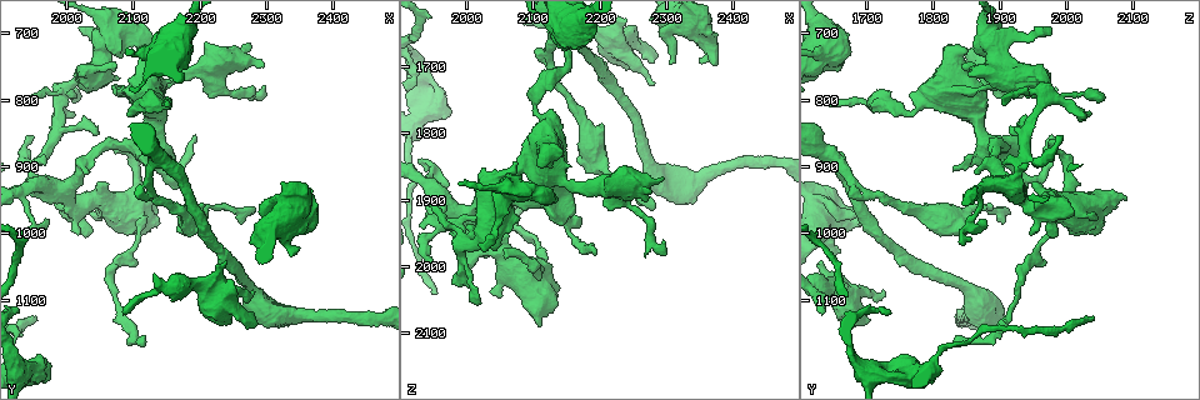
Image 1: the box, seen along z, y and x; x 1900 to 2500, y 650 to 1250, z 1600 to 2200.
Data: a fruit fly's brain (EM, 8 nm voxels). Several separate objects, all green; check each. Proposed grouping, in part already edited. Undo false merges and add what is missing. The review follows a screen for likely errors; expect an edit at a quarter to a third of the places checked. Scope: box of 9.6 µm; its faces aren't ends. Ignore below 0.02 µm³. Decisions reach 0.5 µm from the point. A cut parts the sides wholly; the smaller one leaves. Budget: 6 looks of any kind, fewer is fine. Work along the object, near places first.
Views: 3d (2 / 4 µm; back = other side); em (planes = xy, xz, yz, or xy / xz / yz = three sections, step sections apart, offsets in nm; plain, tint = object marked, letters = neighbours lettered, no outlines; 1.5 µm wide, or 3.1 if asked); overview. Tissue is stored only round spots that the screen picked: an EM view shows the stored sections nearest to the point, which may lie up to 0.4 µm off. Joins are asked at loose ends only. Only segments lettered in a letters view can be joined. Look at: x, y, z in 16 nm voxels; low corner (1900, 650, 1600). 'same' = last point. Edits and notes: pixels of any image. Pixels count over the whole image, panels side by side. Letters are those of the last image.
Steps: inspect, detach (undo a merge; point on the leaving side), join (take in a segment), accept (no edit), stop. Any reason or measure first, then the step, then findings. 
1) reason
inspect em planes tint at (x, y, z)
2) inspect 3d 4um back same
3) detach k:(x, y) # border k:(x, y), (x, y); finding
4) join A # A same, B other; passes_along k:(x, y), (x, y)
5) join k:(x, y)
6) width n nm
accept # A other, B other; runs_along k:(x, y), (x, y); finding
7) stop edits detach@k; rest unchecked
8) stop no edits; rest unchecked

end of a long branch
inspect 3d 4um at (1955, 1130, 2040)

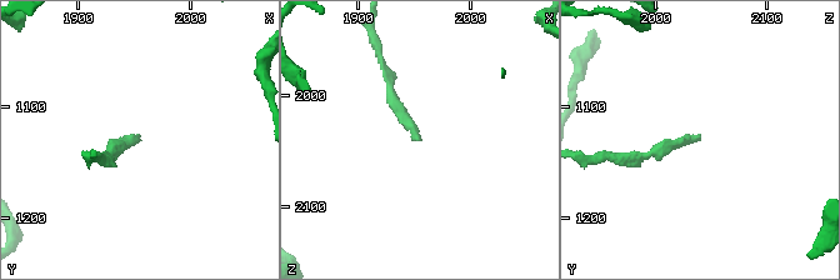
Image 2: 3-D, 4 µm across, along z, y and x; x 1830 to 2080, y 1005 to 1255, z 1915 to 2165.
now the EM
inspect em xz step 4 tint at (1954, 1130, 2040)

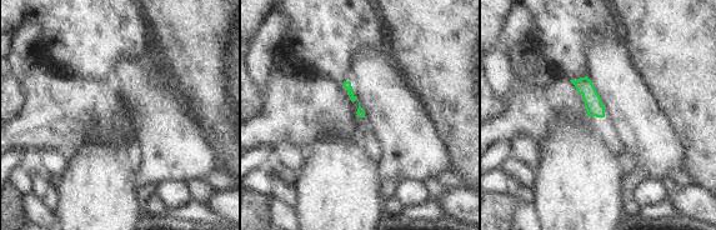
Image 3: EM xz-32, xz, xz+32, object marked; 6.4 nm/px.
see the neighbours
inspect em xz step 4 letters same

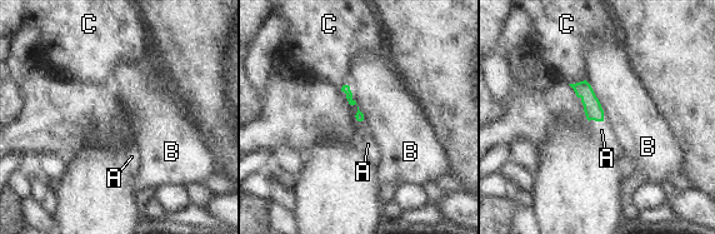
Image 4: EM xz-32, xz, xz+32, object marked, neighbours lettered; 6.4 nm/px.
join A # A same, B other, C other; passes_along 4:(593, 109), (598, 120), (601, 130); the cell continues

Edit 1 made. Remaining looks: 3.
see it whole again
inspect overview

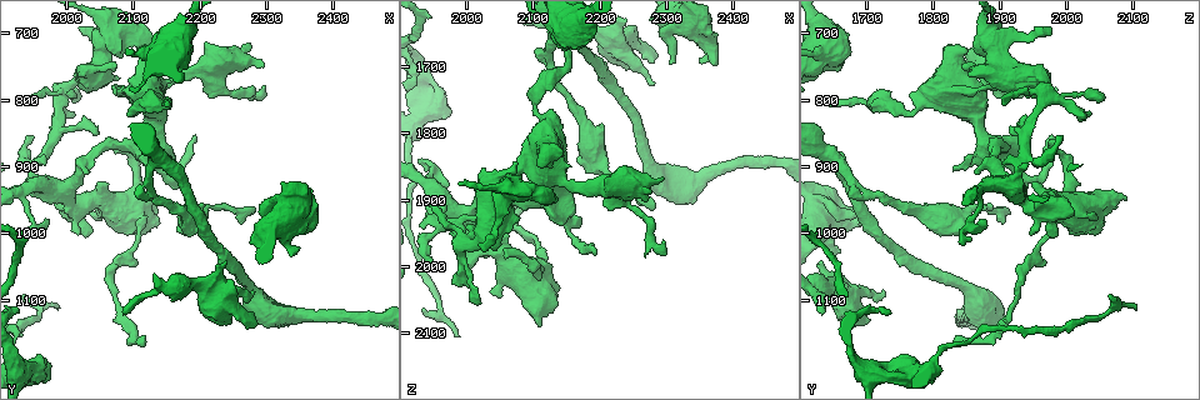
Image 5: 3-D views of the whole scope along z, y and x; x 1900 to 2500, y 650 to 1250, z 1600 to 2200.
an open end
inspect em planes tint at (2030, 910, 1865)

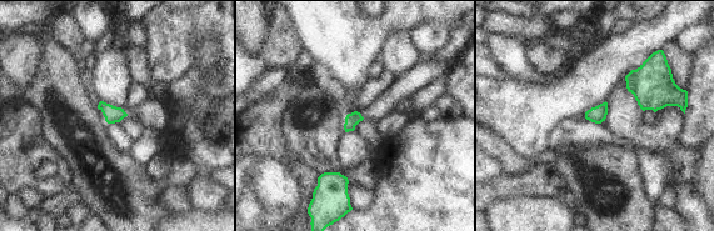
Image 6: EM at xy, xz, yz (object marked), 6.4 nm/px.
what lies round it
inspect em planes letters same

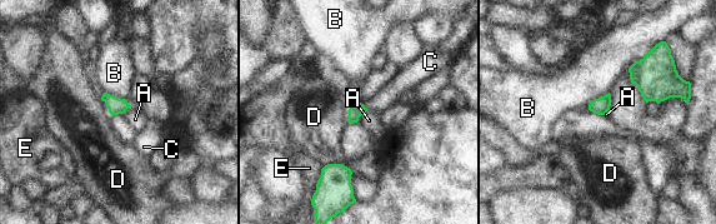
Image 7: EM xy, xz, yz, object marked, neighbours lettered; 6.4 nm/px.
join C # A other, B other, C same, D other, E other; passes_along 7:(355, 112), (364, 105), (389, 94); the cell continues

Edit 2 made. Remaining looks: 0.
stop edits join@4, join@7; rest unchecked

